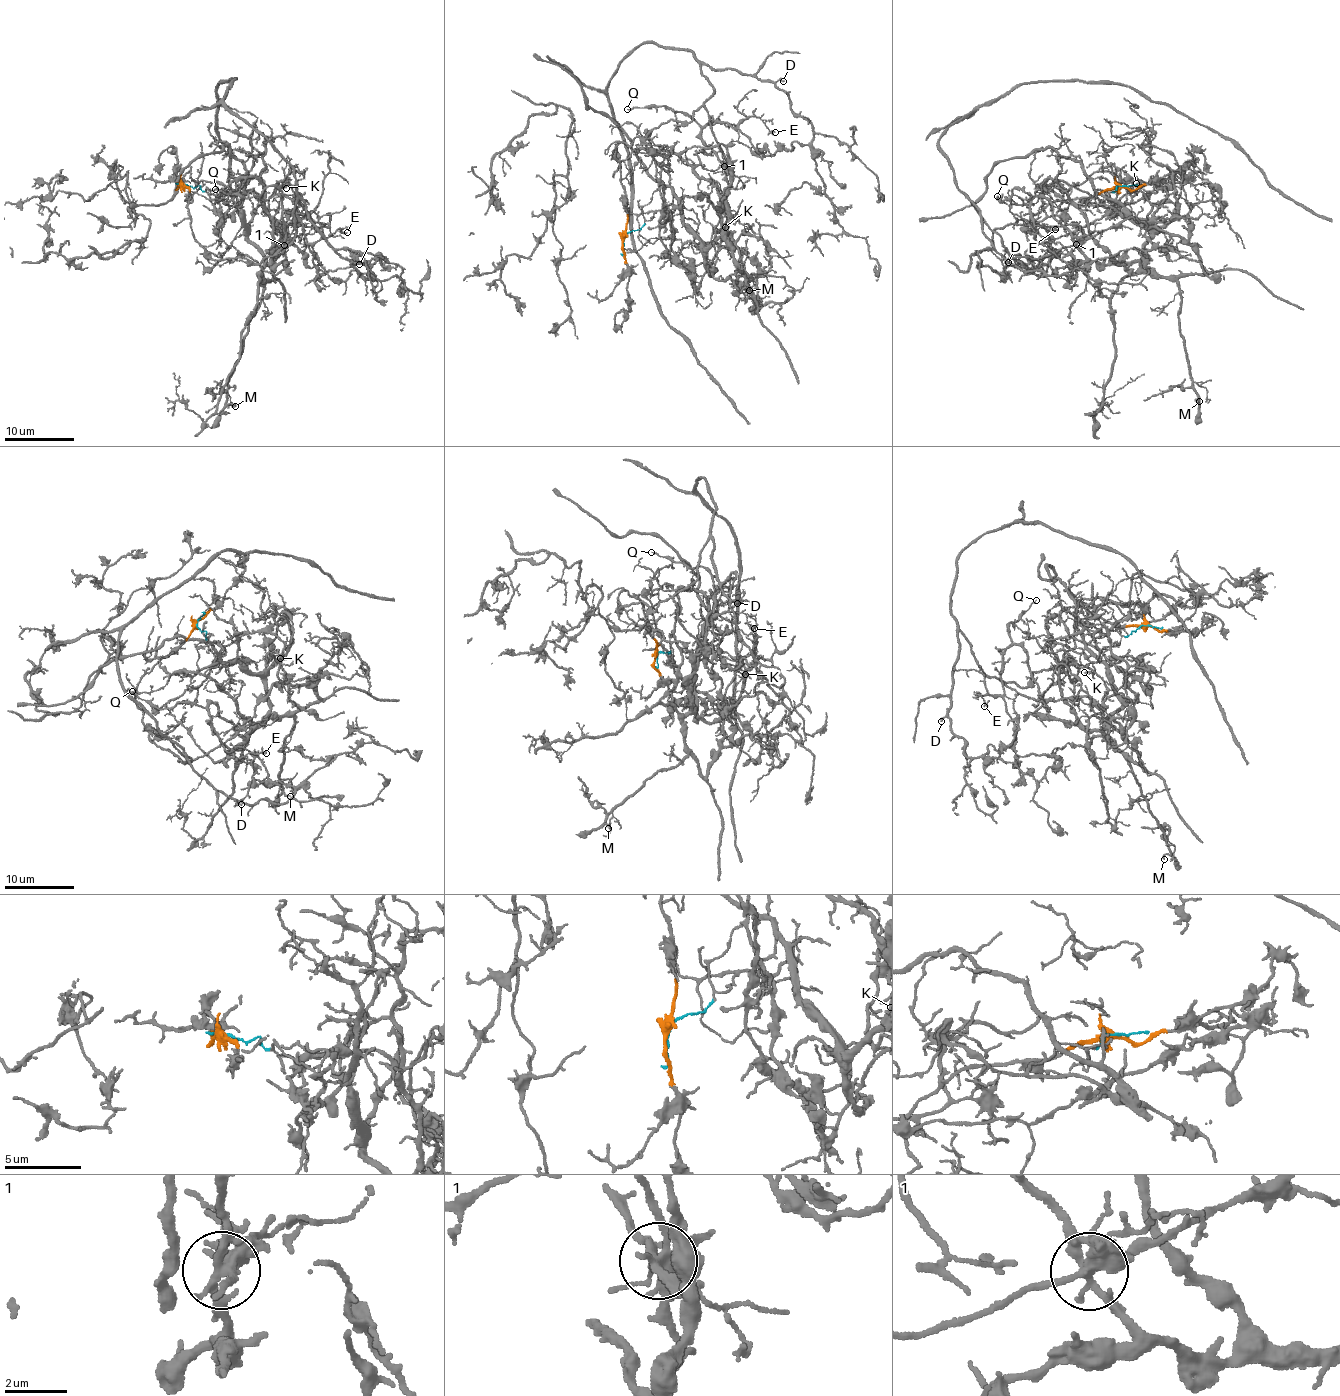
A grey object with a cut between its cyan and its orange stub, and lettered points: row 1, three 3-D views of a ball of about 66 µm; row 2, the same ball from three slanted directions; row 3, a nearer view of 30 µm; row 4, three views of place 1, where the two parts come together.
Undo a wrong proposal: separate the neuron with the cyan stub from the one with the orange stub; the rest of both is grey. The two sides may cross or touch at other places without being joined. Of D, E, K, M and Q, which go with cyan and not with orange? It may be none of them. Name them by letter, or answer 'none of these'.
E, K, M, Q

